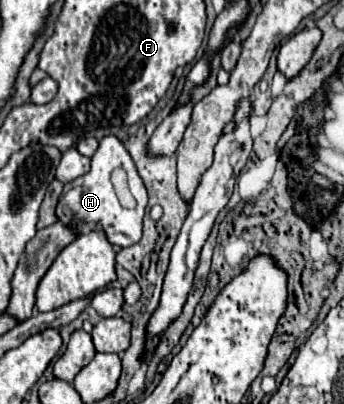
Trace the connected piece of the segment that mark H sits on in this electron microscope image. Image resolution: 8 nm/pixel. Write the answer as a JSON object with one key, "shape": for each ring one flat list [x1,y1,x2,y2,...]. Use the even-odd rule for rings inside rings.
{"shape":[[110,134,110,136,104,136,100,140,100,146,92,156,90,172,64,186,64,192,62,192,62,198,58,202,56,214,58,214,60,220,64,218,66,224,68,222,74,224,80,234,90,232,90,230,104,230,114,246,126,248,126,246,136,244,140,240,140,236,142,236,142,218,144,218,146,202,148,202,146,188,142,186,142,180,140,180,140,176,138,176,138,172,134,168,134,162,132,162,130,154,126,152,124,144,116,136],[116,168,122,168,126,172,128,186,132,188,132,194,134,194,134,200,136,200,134,208,124,208,120,204,116,192,114,192,110,176,112,176,112,172]]}

